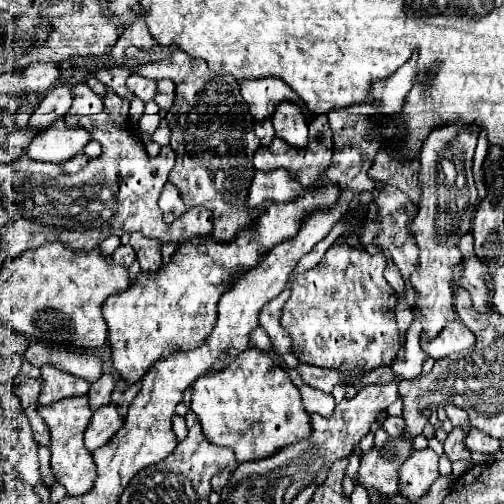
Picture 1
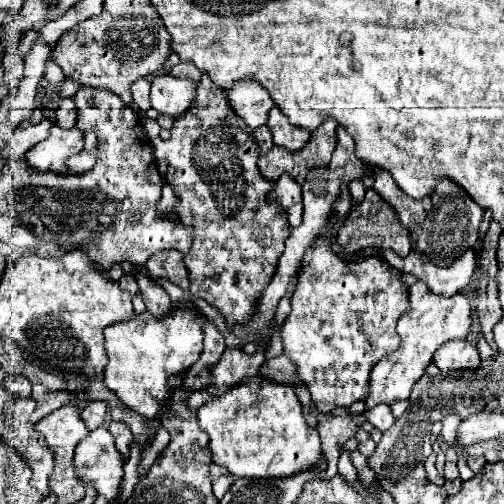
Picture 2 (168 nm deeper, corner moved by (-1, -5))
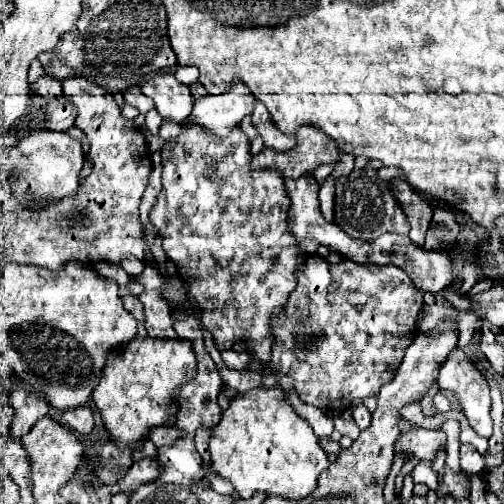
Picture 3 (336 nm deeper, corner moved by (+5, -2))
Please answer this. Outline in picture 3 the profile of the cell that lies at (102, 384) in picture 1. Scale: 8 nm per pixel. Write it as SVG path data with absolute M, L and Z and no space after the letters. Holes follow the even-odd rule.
M78 406L72 410L66 410L62 416L62 424L78 430L80 434L88 434L94 428L94 416L88 406Z

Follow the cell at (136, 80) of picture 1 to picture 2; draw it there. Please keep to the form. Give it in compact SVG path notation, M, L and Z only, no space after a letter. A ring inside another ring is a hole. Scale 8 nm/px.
M138 79L138 81L132 85L132 99L134 99L134 103L136 103L140 109L144 109L144 111L150 109L150 99L148 99L148 95L150 95L150 81L148 81L148 79Z

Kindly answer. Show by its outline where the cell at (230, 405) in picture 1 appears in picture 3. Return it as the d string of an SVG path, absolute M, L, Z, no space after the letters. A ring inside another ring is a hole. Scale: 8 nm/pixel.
M280 386L274 388L252 388L248 392L236 394L230 400L228 410L222 412L220 422L212 428L208 450L212 458L212 468L232 482L234 490L240 494L240 498L250 498L254 492L262 490L268 496L286 496L290 500L304 498L314 492L316 480L330 466L326 452L318 444L318 436L314 434L312 426L296 414L296 410L290 406L284 390Z

